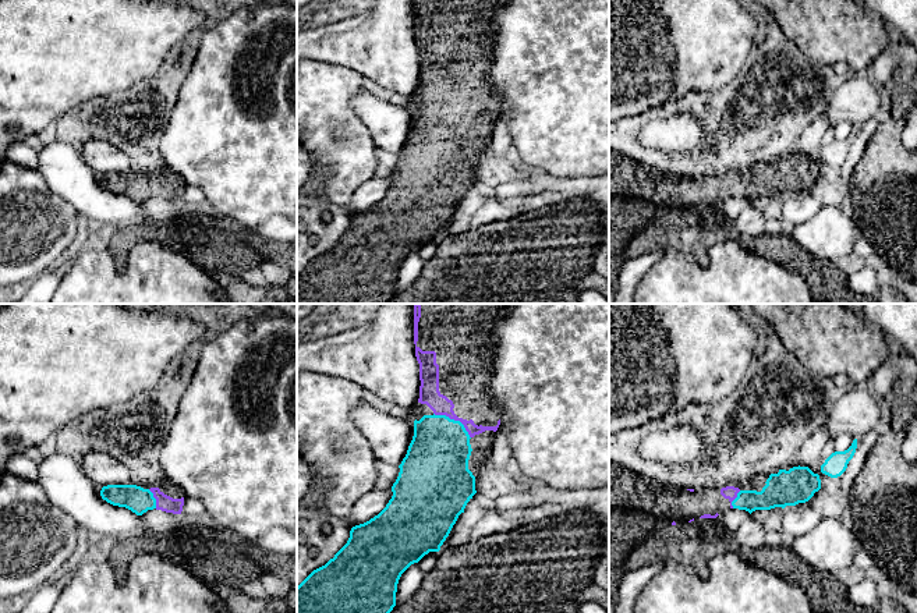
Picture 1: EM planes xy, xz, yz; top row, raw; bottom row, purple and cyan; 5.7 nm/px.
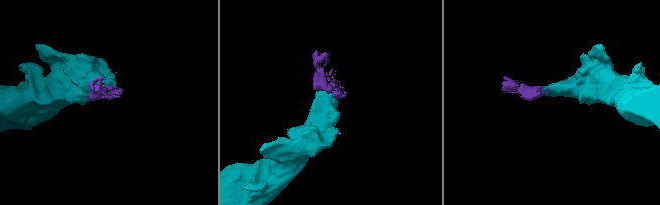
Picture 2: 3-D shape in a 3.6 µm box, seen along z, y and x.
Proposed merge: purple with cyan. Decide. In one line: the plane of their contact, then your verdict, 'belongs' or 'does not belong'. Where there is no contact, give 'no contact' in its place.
meets purple in xz; belongs

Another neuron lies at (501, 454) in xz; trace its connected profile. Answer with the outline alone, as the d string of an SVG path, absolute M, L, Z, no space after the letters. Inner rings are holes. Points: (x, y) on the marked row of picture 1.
M500 425L496 430L496 437L495 437L495 442L491 447L491 450L489 450L489 456L492 458L495 471L498 474L506 474L513 457L511 457L511 451L509 447L509 433Z

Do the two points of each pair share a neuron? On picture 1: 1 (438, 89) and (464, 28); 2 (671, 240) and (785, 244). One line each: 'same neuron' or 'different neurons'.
1: same neuron
2: same neuron

